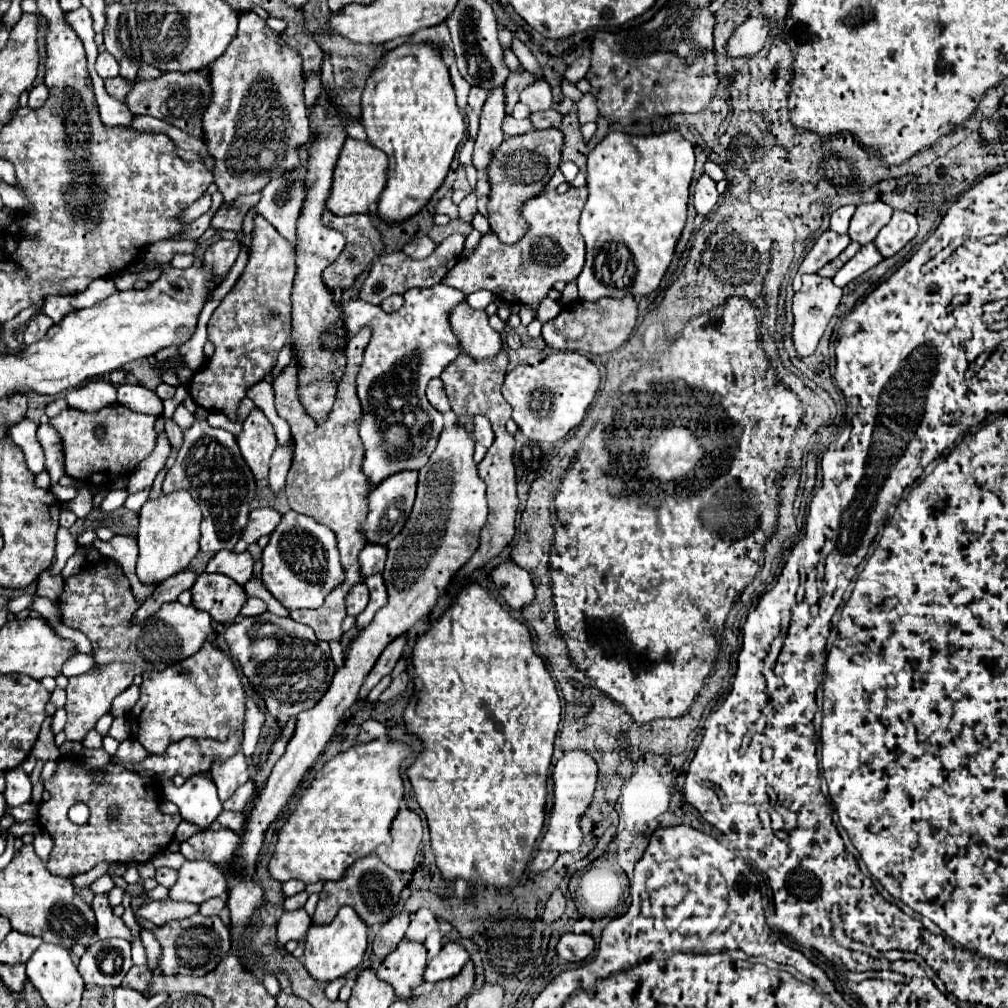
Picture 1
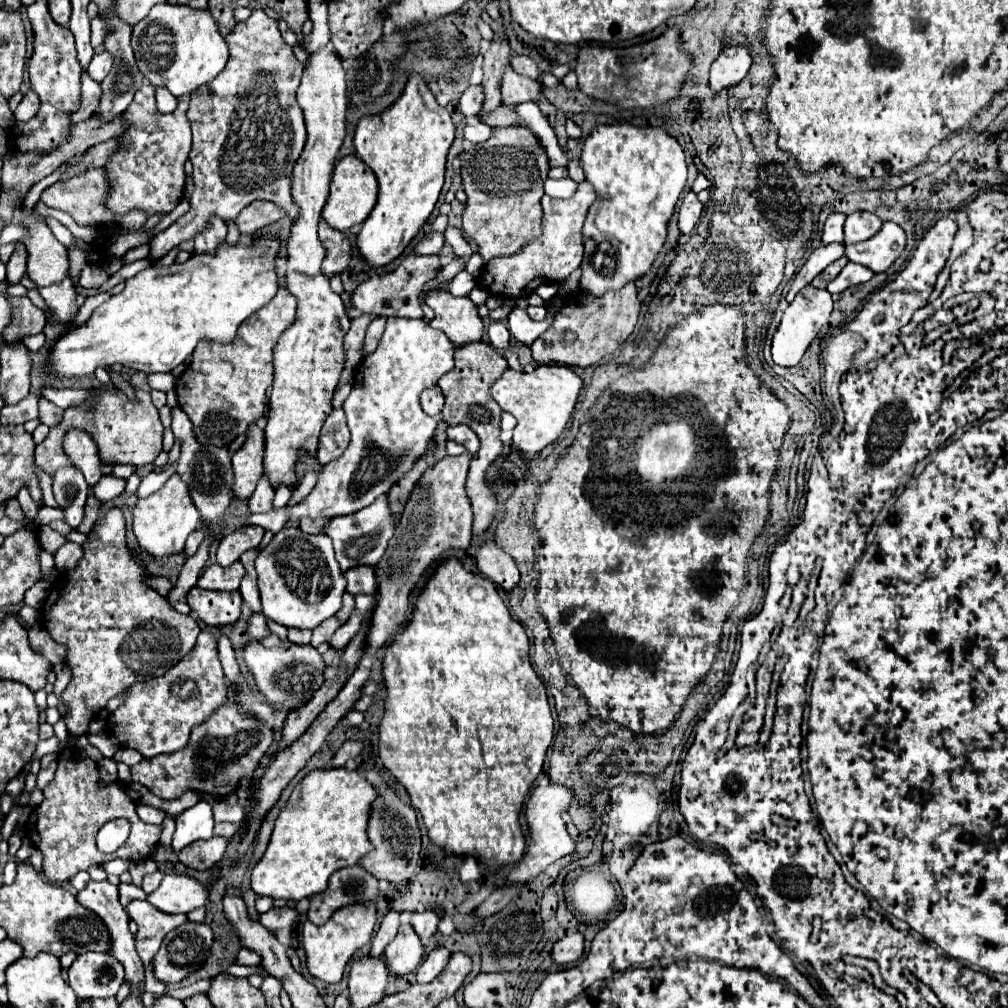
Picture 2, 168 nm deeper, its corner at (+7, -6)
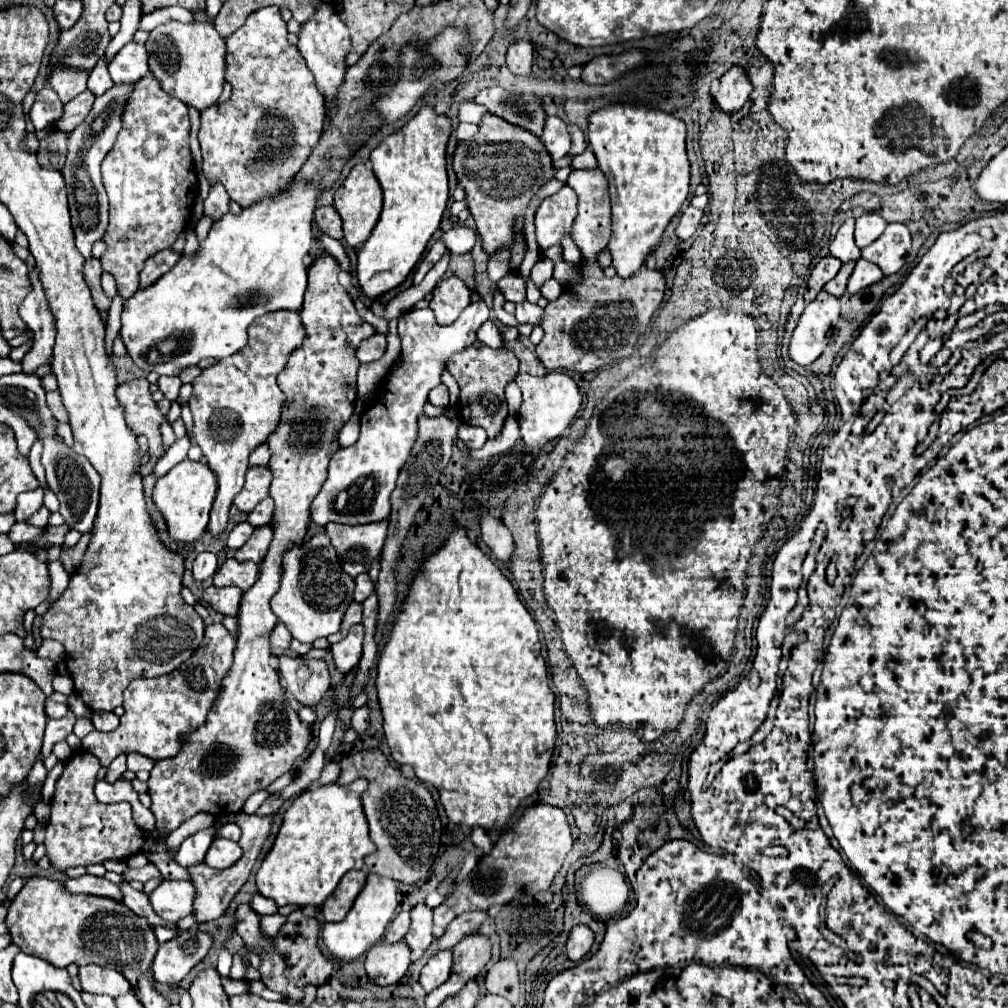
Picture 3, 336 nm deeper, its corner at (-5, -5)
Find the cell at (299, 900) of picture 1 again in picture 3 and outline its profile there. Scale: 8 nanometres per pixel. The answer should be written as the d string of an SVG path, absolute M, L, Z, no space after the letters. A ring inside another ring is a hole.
M272 914L272 916L262 916L260 918L260 926L262 926L262 934L266 936L266 938L272 938L272 934L278 934L278 928L280 928L280 924L284 922L284 916L280 916L280 914Z

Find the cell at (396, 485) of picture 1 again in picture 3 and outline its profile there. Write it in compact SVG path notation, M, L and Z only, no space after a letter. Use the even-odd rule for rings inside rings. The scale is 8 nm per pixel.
M330 522L324 530L330 544L336 548L344 572L350 578L356 578L358 574L368 572L368 566L380 554L386 540L388 522L374 522L368 526L342 526Z

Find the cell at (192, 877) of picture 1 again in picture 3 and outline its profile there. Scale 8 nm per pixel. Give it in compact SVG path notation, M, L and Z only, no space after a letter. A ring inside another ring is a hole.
M162 880L162 884L148 894L148 900L162 920L178 922L180 918L190 914L194 896L196 888L192 886L192 882Z

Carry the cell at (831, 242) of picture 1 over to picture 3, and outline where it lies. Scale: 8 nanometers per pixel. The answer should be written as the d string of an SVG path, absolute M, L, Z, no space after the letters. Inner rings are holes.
M832 256L822 258L822 260L814 266L814 270L812 270L812 274L810 274L810 280L808 280L806 294L804 294L806 304L812 302L812 300L816 298L816 294L838 274L840 266L842 266L840 260L836 260L836 258L832 258Z

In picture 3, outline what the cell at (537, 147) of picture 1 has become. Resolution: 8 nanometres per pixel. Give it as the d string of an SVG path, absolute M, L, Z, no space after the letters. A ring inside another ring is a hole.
M484 114L480 124L478 124L478 134L470 140L464 140L458 144L458 148L454 150L452 156L452 168L456 172L456 178L460 182L460 186L466 192L466 204L468 210L476 222L476 230L482 238L482 246L486 254L494 254L496 250L500 250L504 244L512 244L512 268L518 268L526 248L522 244L524 240L524 210L528 206L528 202L532 200L532 194L536 194L536 190L554 178L554 168L552 168L552 158L546 152L544 144L534 136L528 134L526 130L520 130L508 122L504 122L502 118L496 118L494 114Z

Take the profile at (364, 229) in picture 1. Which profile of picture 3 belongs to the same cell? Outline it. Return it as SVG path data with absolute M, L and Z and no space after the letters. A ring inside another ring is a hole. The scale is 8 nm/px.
M334 206L316 208L316 226L330 238L342 240L342 220Z

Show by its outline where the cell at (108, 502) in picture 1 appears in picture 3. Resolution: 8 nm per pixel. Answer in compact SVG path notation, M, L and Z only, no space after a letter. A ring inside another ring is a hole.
M188 436L176 440L176 442L172 444L172 448L170 448L170 450L160 458L160 462L156 464L156 468L154 468L156 476L166 474L170 468L174 468L178 462L182 462L182 460L186 458L186 454L188 454L188 448L190 448L190 439Z

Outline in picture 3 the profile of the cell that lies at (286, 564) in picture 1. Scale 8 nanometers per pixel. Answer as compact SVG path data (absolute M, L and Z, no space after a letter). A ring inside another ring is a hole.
M316 534L302 546L294 546L284 556L284 572L278 594L272 598L272 612L290 630L290 634L312 644L320 636L330 636L340 630L344 612L352 602L354 580L340 570L340 562L326 534Z

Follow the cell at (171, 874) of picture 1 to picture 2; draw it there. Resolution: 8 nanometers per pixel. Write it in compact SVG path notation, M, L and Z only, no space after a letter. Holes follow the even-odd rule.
M156 871L156 873L152 873L152 875L146 875L144 881L142 881L142 889L144 889L146 893L152 893L154 889L158 889L162 877L164 877L164 875L160 875L160 871Z

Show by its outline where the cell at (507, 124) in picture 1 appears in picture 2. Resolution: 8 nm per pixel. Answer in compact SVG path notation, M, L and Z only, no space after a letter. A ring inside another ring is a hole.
M470 117L466 127L464 127L464 140L466 141L466 150L474 149L478 143L486 141L492 137L492 127L478 121L476 117Z

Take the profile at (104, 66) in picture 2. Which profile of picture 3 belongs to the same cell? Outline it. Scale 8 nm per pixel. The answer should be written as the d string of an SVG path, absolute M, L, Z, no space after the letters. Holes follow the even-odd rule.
M126 44L108 66L114 84L134 84L148 72L148 52L144 44Z

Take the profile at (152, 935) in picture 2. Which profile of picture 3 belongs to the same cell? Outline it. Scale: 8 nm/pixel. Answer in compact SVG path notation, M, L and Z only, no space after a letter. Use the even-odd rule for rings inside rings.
M122 880L118 886L120 886L120 892L122 892L122 900L124 900L124 904L128 904L130 910L132 910L134 914L140 914L140 916L148 918L148 922L152 922L152 926L162 924L162 926L166 926L166 928L174 928L174 930L176 930L174 924L164 922L162 918L156 918L156 914L152 914L152 906L150 906L148 896L146 896L144 892L134 890L134 888L128 886L128 882L124 882L124 880Z

